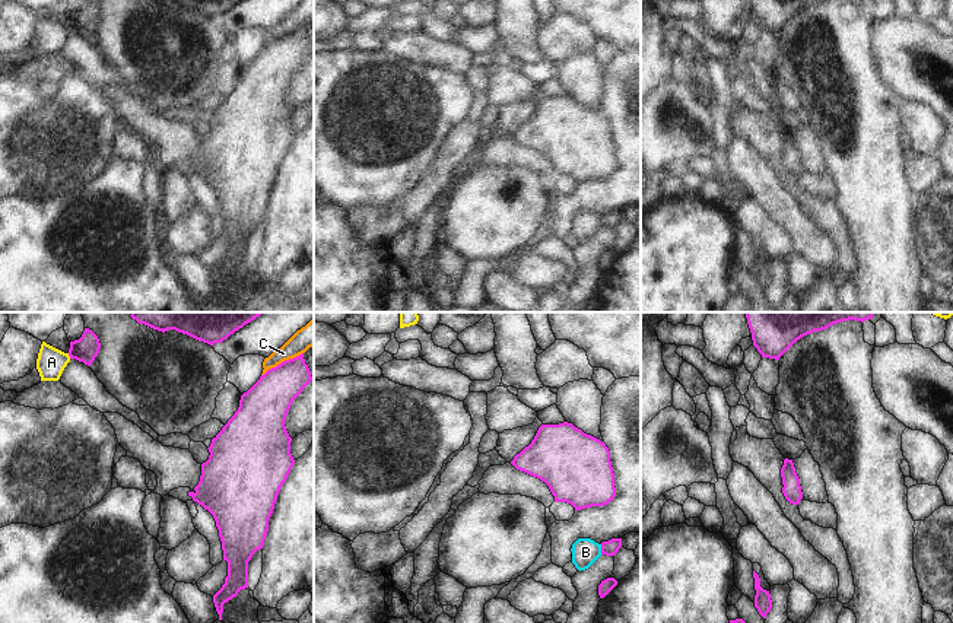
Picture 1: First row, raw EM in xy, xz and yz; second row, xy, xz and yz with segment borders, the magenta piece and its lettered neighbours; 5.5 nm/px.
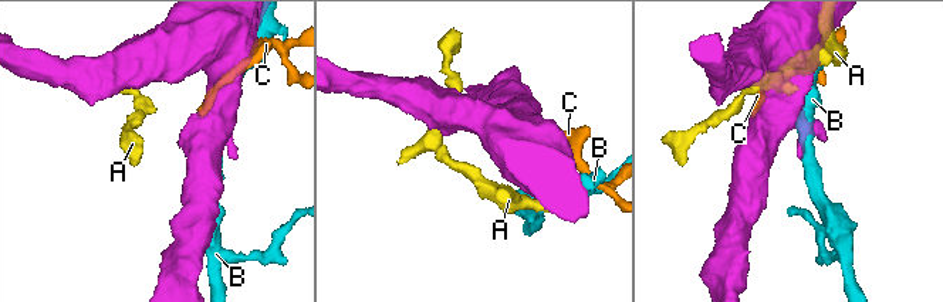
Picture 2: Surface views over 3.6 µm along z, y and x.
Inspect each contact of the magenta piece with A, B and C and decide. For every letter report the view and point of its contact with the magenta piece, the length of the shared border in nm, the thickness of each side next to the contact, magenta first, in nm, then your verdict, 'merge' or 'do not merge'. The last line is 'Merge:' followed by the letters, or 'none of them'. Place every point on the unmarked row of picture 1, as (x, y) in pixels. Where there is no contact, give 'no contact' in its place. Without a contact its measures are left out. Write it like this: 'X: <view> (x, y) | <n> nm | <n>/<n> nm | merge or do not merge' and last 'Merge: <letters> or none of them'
A: xy (69, 28) | 40 nm | 140/160 nm | do not merge
B: xz (602, 222) | 60 nm | 90/150 nm | do not merge
C: xy (282, 35) | 260 nm | 260/120 nm | do not merge
Merge: none of them

